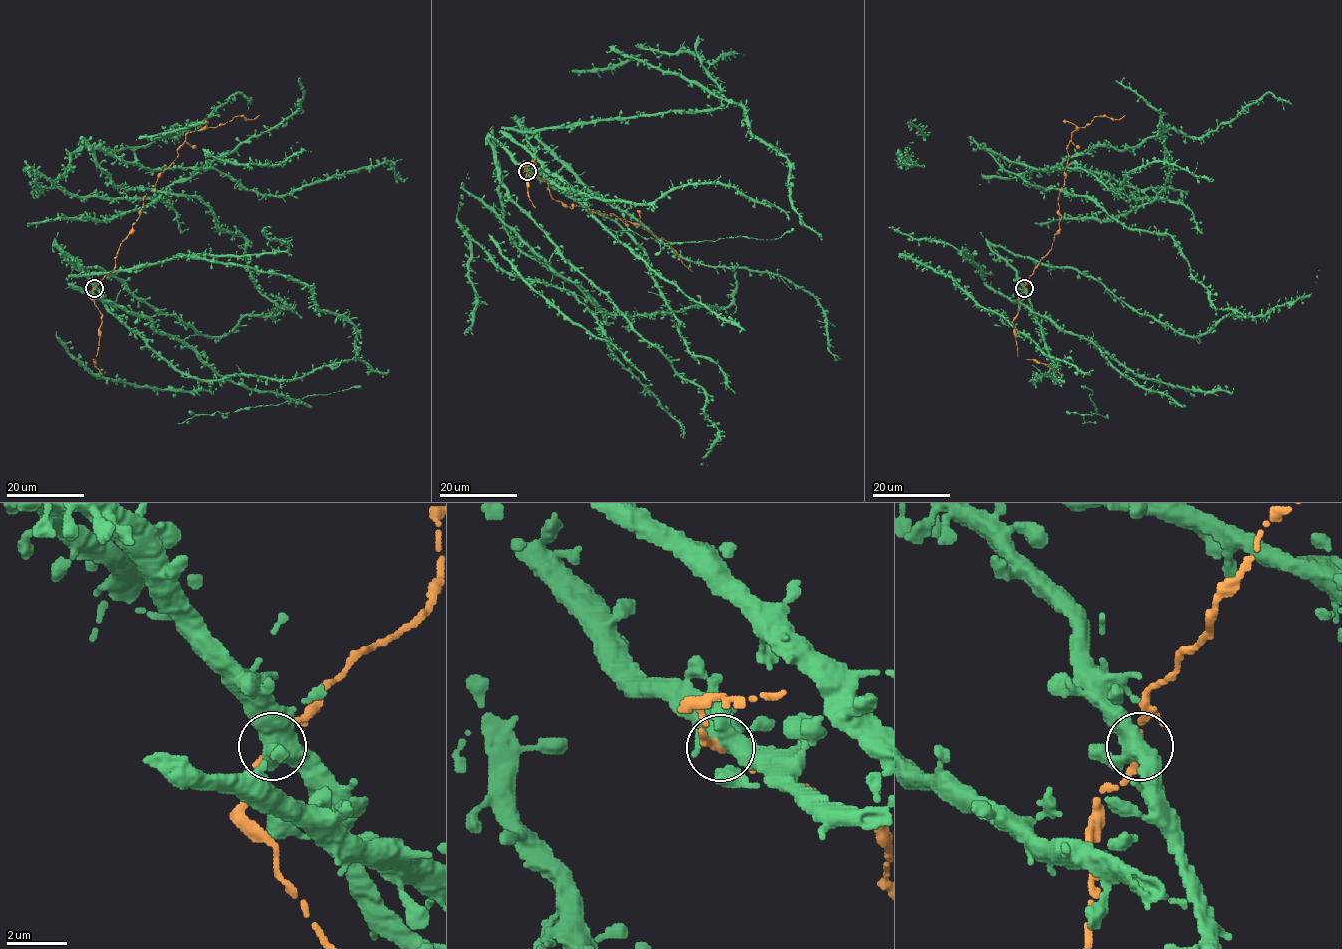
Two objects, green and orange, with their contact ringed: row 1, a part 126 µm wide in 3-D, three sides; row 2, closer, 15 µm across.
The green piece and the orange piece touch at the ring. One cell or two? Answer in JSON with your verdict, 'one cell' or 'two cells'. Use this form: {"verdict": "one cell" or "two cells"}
{"verdict": "one cell"}

